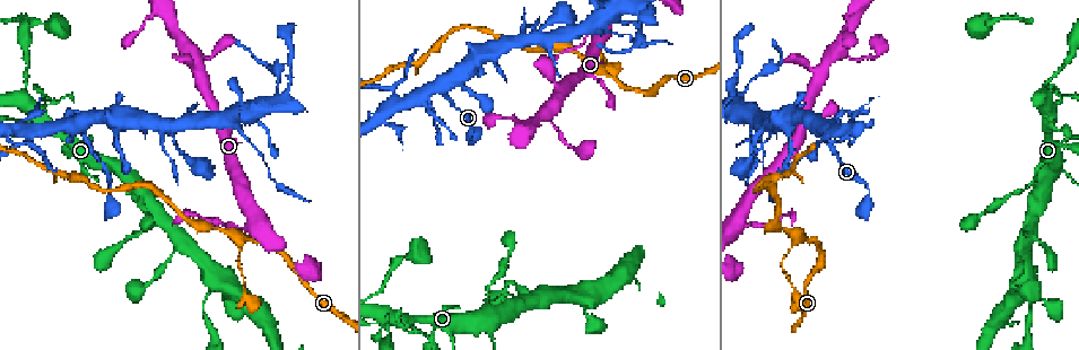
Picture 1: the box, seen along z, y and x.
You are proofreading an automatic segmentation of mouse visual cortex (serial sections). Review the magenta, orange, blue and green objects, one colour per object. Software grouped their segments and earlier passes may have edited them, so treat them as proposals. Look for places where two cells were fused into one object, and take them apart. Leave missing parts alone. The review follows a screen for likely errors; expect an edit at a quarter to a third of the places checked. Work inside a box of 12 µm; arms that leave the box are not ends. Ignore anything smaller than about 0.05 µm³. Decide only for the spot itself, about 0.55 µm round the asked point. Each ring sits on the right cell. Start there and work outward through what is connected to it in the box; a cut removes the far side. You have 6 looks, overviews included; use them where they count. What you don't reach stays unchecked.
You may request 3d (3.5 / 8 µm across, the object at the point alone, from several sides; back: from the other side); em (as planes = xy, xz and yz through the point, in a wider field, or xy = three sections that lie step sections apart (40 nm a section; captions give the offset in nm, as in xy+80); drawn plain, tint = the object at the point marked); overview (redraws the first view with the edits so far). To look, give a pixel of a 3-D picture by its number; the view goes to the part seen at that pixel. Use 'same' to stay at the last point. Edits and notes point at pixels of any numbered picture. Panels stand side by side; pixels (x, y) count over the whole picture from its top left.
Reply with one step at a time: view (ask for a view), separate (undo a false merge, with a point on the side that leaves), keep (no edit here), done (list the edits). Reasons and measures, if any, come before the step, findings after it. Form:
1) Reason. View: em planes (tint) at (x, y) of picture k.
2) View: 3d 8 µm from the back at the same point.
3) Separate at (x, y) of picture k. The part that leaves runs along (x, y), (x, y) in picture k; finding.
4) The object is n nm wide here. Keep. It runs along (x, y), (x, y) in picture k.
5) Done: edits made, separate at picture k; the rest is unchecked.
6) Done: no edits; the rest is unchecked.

View: 3d 3.5 µm at (603, 69) of picture 1.

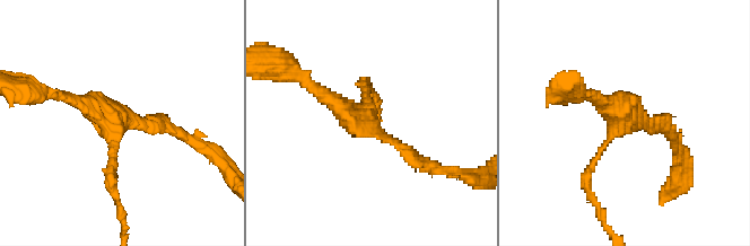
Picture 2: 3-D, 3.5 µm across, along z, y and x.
3 arms meet here; the arms are 100, 200, 200 nm wide; shape alone is not enough. View: em xy step 5 (tint) at (625, 120) of picture 2.

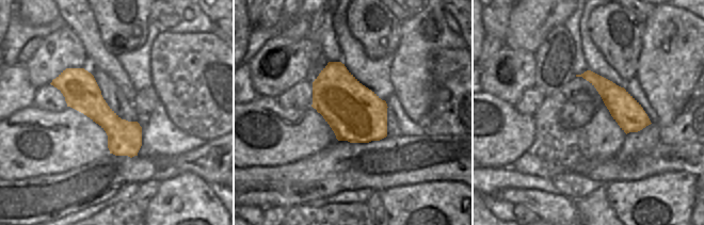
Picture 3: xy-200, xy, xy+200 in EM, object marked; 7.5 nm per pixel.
Keep. It runs along (57, 83), (70, 83), (134, 153) in picture 3; continuous, no second cell.

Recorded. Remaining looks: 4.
Side arm on a straight run. View: 3d 3.5 µm at (742, 229) of picture 1.

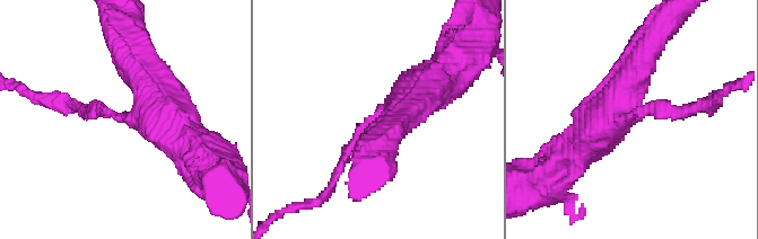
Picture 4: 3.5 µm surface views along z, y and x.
Separate at (347, 149) of picture 4. Two cells meet here.

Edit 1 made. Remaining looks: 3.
A narrow waist. View: 3d 8 µm at (828, 133) of picture 1.

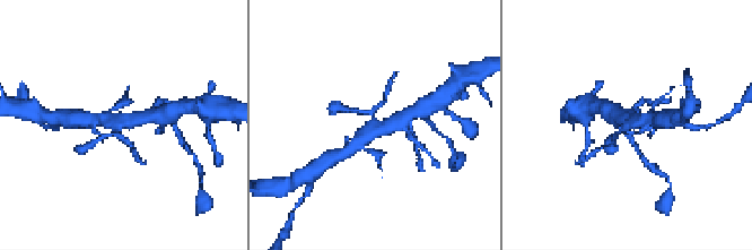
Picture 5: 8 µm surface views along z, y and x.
View: 3d 3.5 µm at (376, 129) of picture 5.

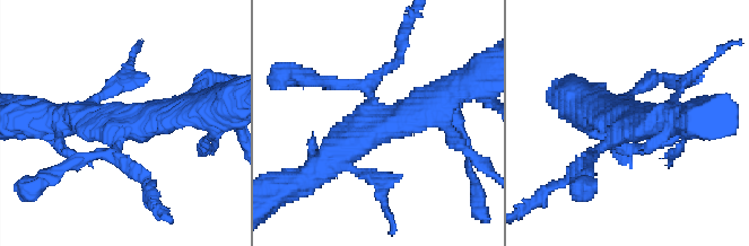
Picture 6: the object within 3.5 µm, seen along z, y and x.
3 arms meet here; the arms are 200, 350, 450 nm wide; shape alone is not enough. View: em xy step 5 (tint) at (129, 126) of picture 6.

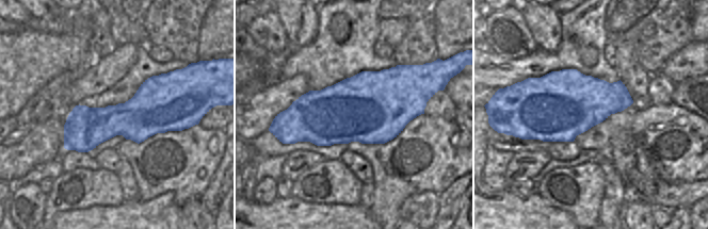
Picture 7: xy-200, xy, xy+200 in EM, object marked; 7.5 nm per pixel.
Separate at (331, 80) of picture 6. The part that leaves runs along (368, 91), (400, 60), (403, 28) in picture 6; two cells meet here.

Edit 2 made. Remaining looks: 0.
Done: edits made, separate at picture 4, separate at picture 6; the rest is unchecked.

